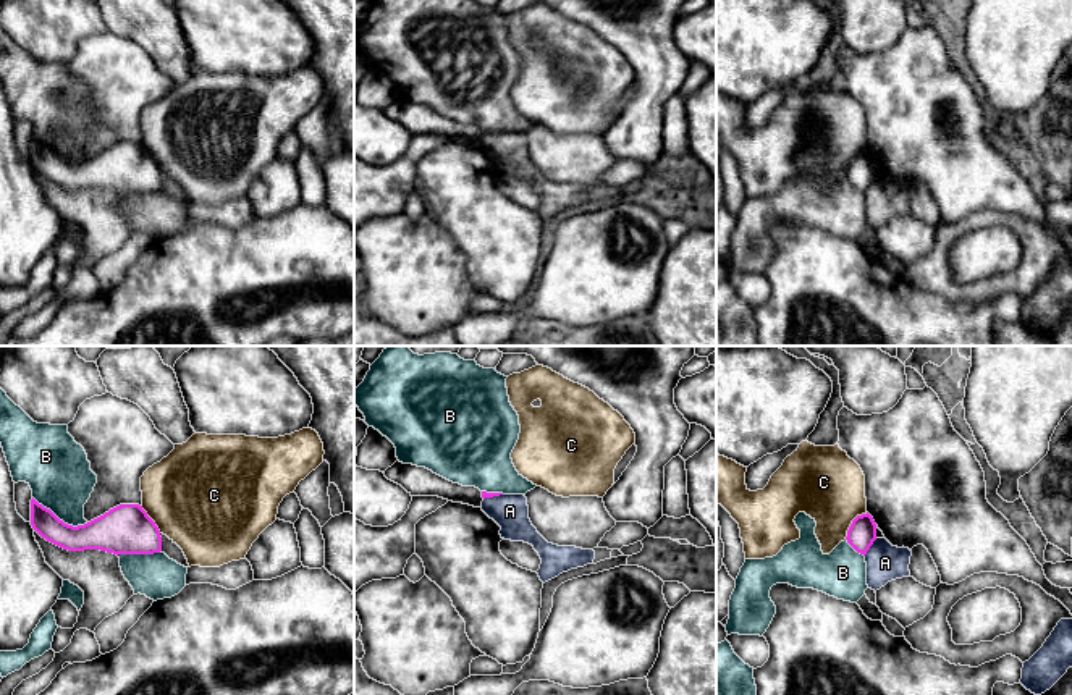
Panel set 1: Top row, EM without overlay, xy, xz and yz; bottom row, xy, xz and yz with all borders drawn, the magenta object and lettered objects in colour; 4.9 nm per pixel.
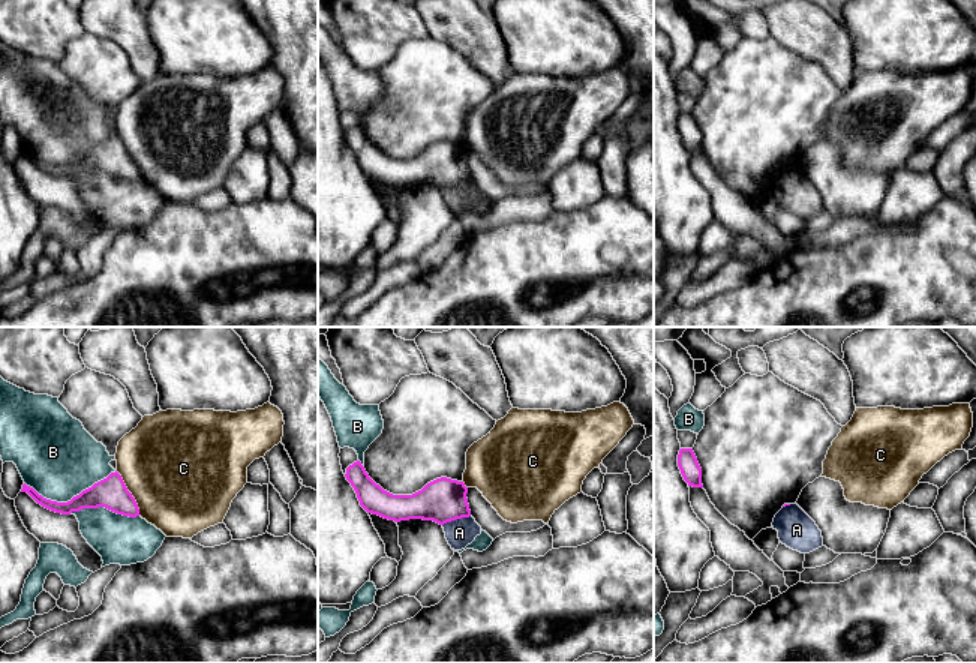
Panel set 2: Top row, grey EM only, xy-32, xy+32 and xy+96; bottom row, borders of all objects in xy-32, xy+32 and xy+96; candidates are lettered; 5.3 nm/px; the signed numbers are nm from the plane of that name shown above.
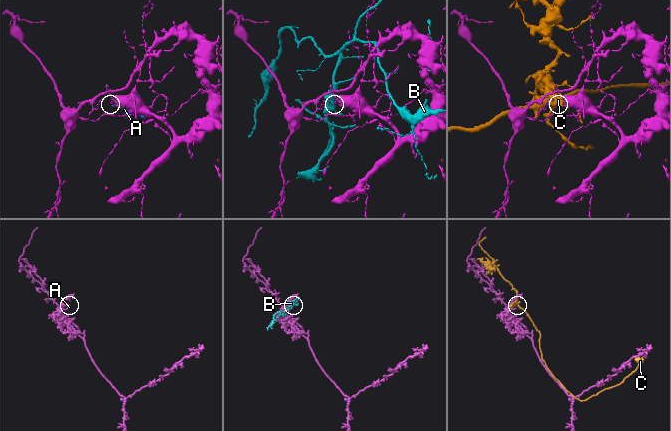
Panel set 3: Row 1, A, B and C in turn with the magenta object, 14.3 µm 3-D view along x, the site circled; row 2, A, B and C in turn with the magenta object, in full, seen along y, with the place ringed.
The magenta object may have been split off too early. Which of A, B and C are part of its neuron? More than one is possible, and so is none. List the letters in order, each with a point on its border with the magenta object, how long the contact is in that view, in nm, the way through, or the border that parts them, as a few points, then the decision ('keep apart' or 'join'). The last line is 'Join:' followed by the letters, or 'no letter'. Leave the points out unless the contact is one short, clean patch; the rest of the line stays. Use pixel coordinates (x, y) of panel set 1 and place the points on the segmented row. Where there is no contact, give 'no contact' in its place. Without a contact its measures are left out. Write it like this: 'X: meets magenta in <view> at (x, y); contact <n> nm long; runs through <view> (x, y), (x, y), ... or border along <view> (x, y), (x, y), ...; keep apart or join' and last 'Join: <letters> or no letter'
A: meets magenta in yz at (870, 545); contact 110 nm long; border along yz (877, 539), (864, 555); keep apart
B: meets magenta in xy at (59, 519); contact 300 nm long; keep apart
C: meets magenta in yz at (852, 522); contact 180 nm long; keep apart
Join: no letter

